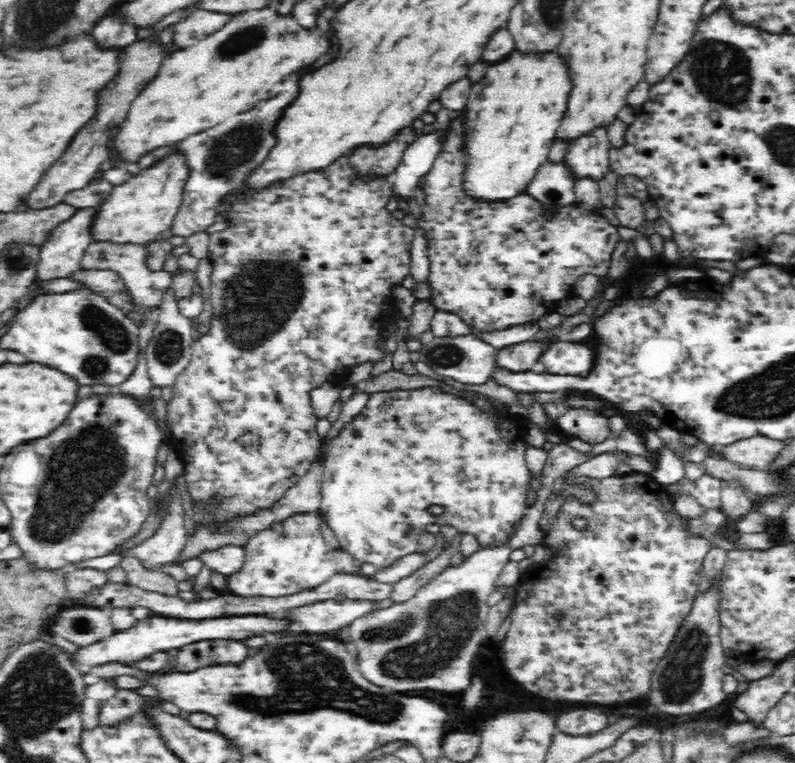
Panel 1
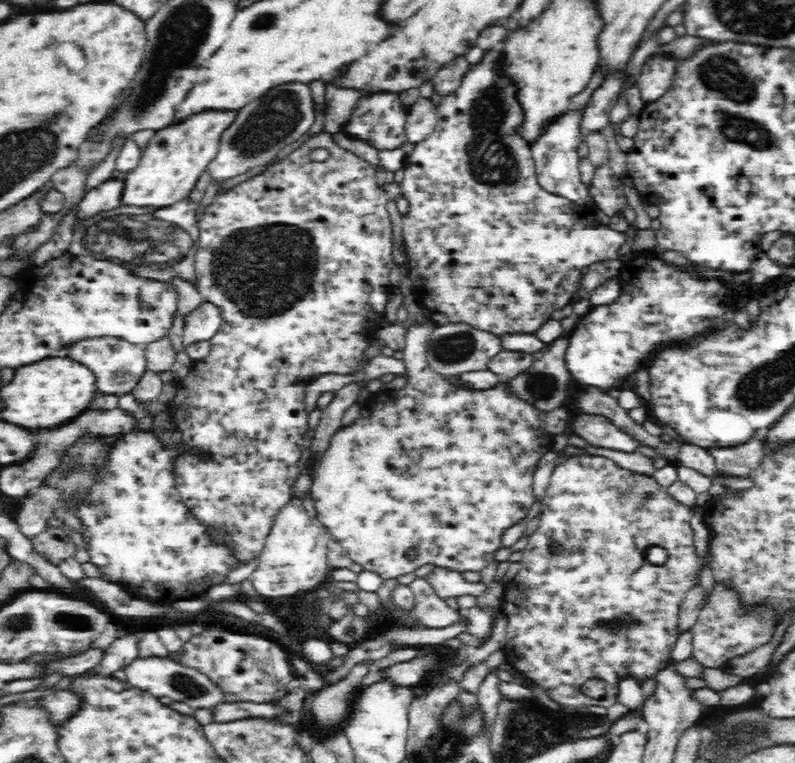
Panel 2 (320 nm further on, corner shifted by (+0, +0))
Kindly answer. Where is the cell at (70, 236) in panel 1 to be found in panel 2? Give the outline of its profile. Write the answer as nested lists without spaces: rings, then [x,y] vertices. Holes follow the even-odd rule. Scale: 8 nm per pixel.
[[[112,178],[86,192],[78,203],[75,226],[82,226],[86,220],[98,216],[100,212],[108,212],[120,206],[120,197],[123,191],[123,181]]]

